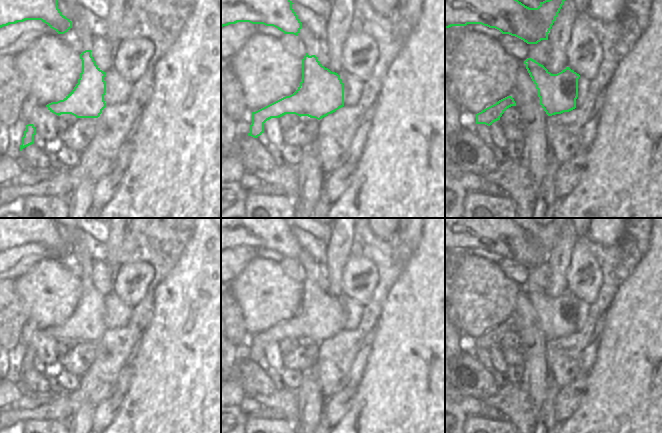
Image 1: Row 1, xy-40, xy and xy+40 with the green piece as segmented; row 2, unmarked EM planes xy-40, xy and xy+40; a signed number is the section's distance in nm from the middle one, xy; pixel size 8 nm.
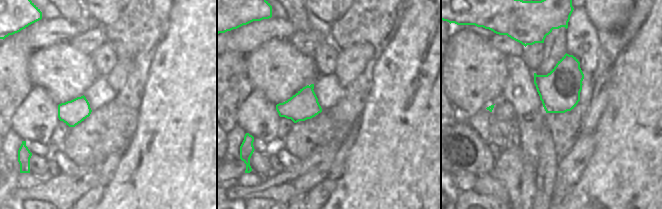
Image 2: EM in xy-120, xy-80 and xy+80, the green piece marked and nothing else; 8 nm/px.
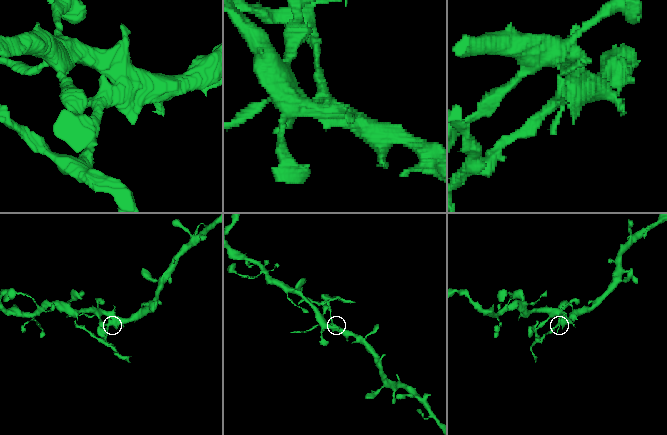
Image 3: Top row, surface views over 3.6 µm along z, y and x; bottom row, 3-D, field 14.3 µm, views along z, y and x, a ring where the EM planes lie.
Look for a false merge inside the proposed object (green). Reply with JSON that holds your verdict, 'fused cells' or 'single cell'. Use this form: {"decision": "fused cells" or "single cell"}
{"decision": "fused cells"}

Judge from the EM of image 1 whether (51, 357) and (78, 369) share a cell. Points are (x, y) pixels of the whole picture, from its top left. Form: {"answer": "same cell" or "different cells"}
{"answer": "different cells"}

